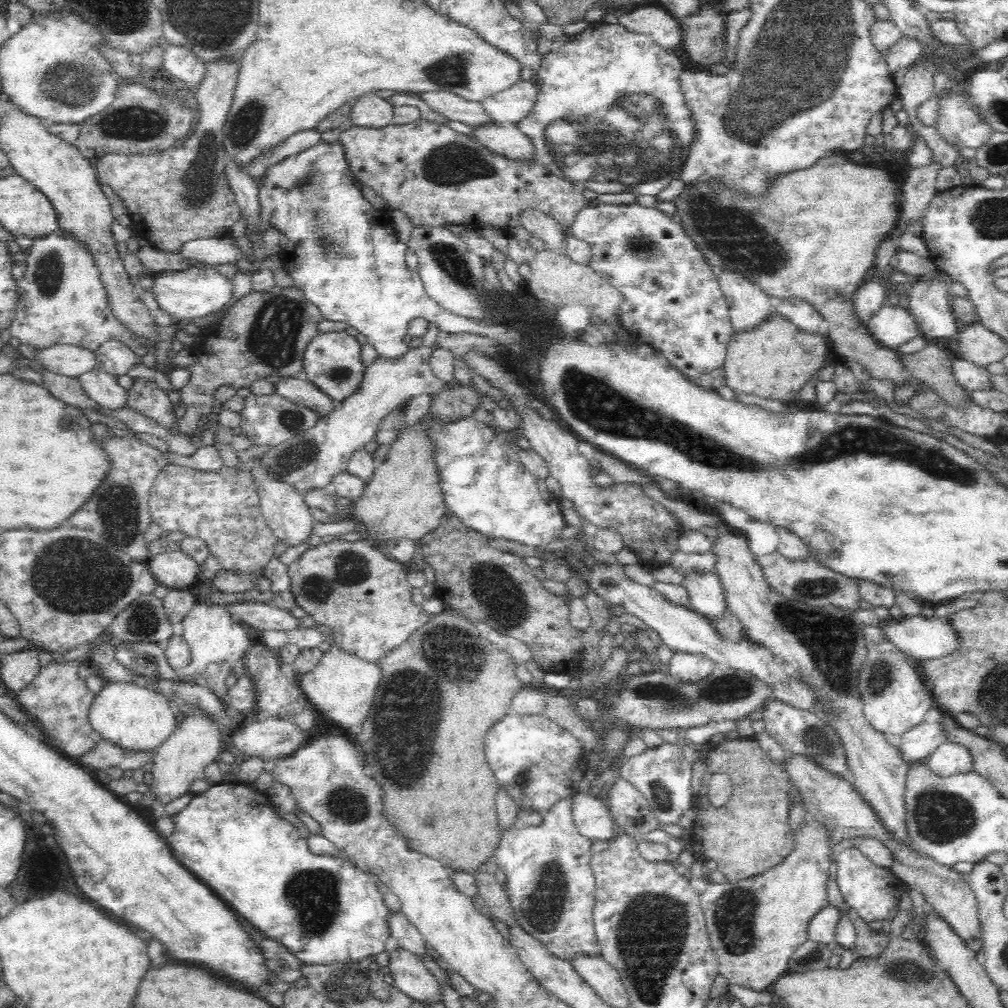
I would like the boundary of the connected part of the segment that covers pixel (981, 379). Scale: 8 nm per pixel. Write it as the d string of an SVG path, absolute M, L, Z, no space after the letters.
M954 357L952 371L956 383L964 388L968 394L972 392L992 392L992 374L986 367L980 367L961 358Z

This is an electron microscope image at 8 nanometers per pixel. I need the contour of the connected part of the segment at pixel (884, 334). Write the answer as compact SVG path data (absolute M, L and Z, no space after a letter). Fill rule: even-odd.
M890 304L881 306L868 321L867 328L874 341L892 350L918 337L917 324L909 310Z

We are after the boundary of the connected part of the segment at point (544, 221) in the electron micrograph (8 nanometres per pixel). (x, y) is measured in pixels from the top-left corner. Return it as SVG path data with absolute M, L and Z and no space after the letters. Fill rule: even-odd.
M524 209L519 214L521 225L532 237L544 241L544 248L567 254L567 242L564 227L558 224L548 213L536 209Z

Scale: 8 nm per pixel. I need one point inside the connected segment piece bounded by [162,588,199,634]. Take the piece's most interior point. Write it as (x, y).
(177, 603)

